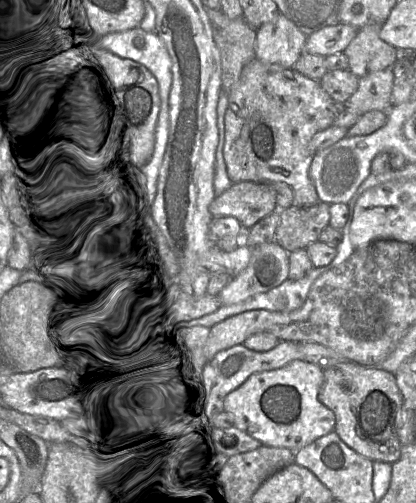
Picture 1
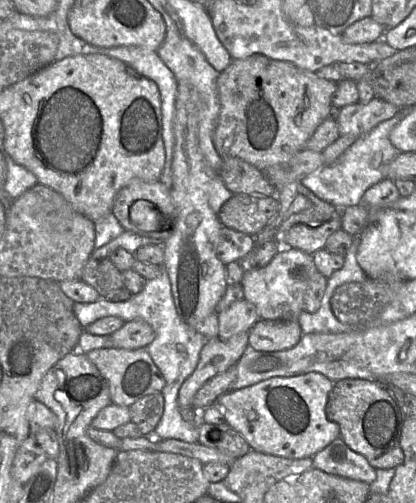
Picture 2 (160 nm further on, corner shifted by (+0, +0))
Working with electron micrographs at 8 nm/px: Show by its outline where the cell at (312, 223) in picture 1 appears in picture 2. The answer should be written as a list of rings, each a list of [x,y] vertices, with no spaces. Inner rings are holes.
[[[333,217],[323,223],[297,224],[282,234],[284,248],[293,248],[308,254],[324,249],[328,237],[341,230],[341,218]]]

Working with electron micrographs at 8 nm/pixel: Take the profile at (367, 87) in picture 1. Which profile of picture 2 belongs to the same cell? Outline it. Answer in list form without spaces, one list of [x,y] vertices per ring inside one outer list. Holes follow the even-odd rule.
[[[374,97],[367,104],[358,102],[347,105],[341,108],[336,119],[339,133],[361,137],[381,122],[392,118],[398,110],[395,105],[378,97]]]

